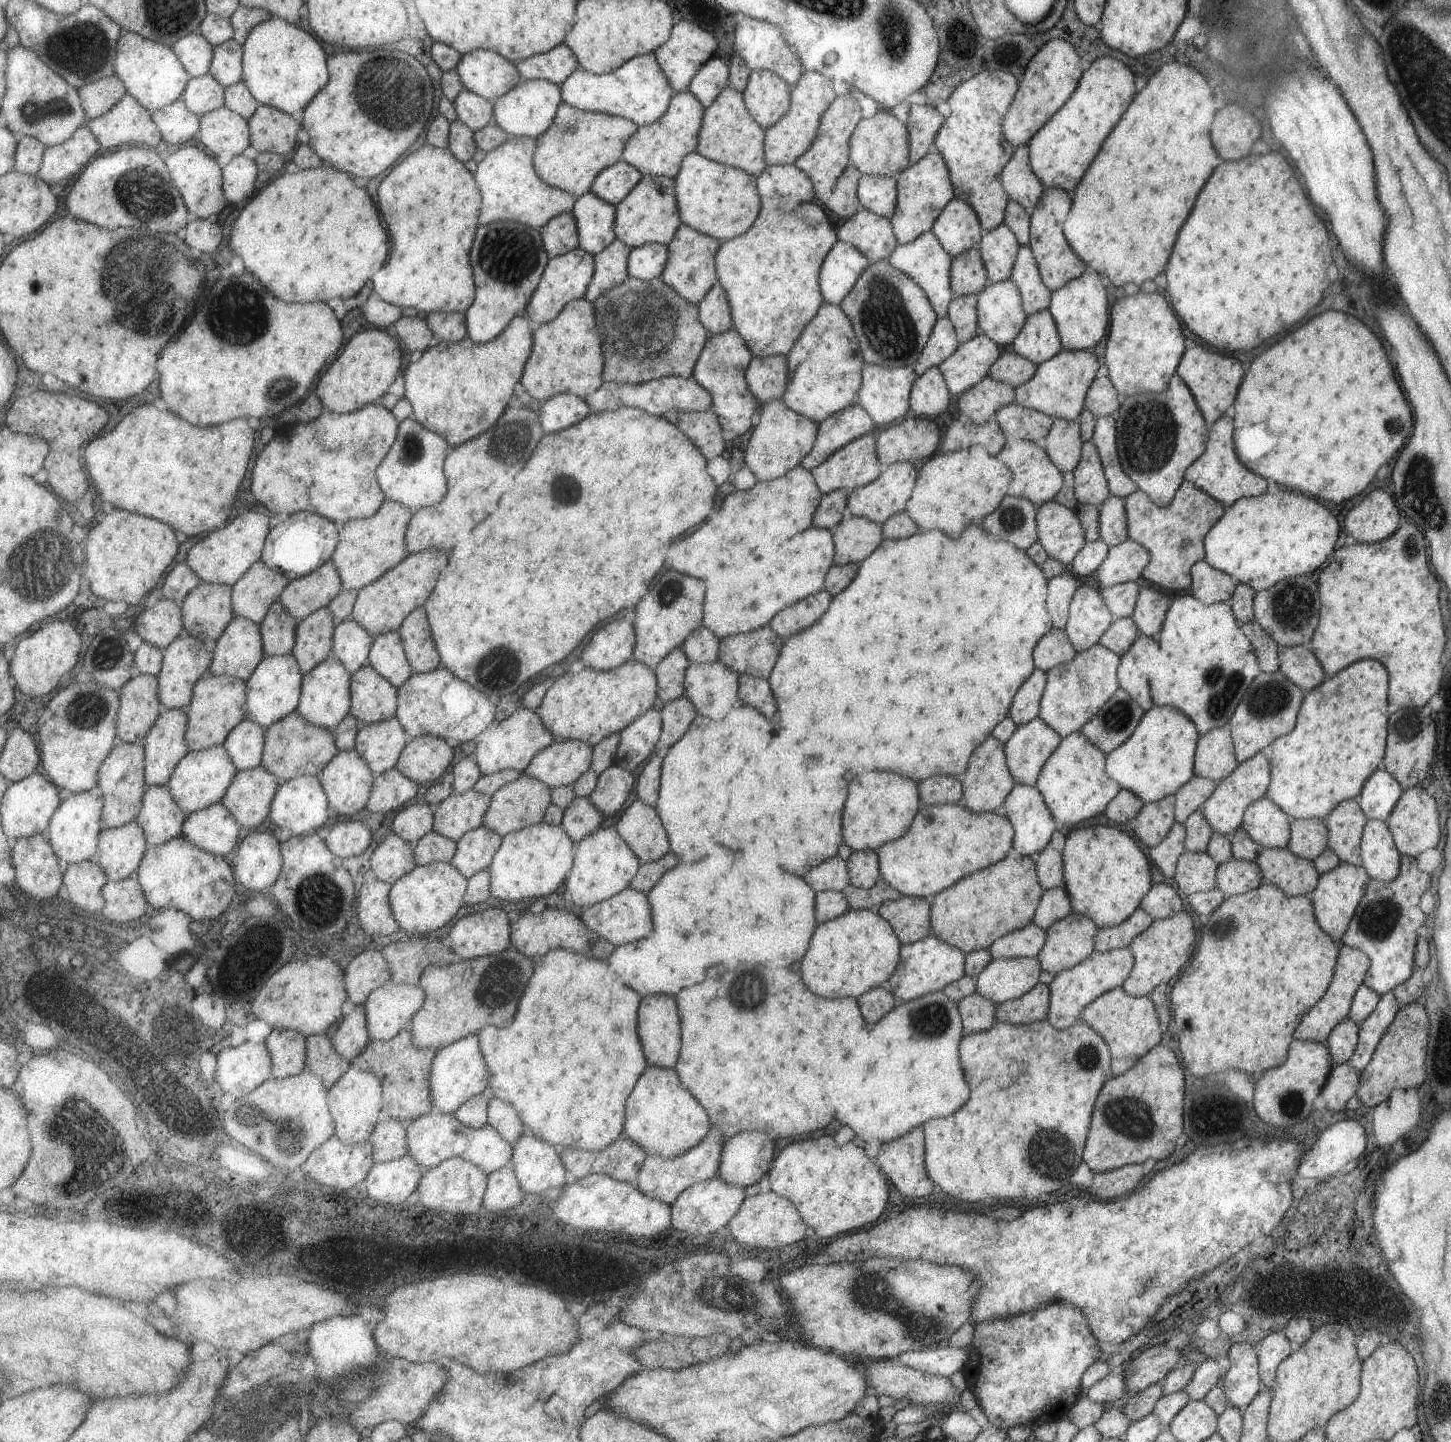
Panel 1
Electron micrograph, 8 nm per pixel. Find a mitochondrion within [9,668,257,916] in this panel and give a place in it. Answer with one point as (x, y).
(88, 712)

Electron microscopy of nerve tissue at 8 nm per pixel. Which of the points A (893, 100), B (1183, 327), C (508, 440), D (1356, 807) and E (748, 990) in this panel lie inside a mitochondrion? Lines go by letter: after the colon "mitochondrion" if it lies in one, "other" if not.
A: other
B: other
C: mitochondrion
D: other
E: mitochondrion

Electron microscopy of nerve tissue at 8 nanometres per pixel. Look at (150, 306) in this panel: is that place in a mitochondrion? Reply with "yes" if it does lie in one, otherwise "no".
yes

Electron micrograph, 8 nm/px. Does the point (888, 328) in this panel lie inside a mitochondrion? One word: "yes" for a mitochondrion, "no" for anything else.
yes

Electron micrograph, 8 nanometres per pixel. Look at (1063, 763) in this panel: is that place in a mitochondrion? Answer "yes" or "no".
no

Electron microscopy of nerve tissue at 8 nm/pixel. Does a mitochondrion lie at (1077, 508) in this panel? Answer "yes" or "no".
no

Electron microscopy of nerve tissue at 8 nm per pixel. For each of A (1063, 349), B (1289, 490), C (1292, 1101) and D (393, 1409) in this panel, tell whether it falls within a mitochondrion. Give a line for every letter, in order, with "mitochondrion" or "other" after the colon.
A: other
B: other
C: mitochondrion
D: other

